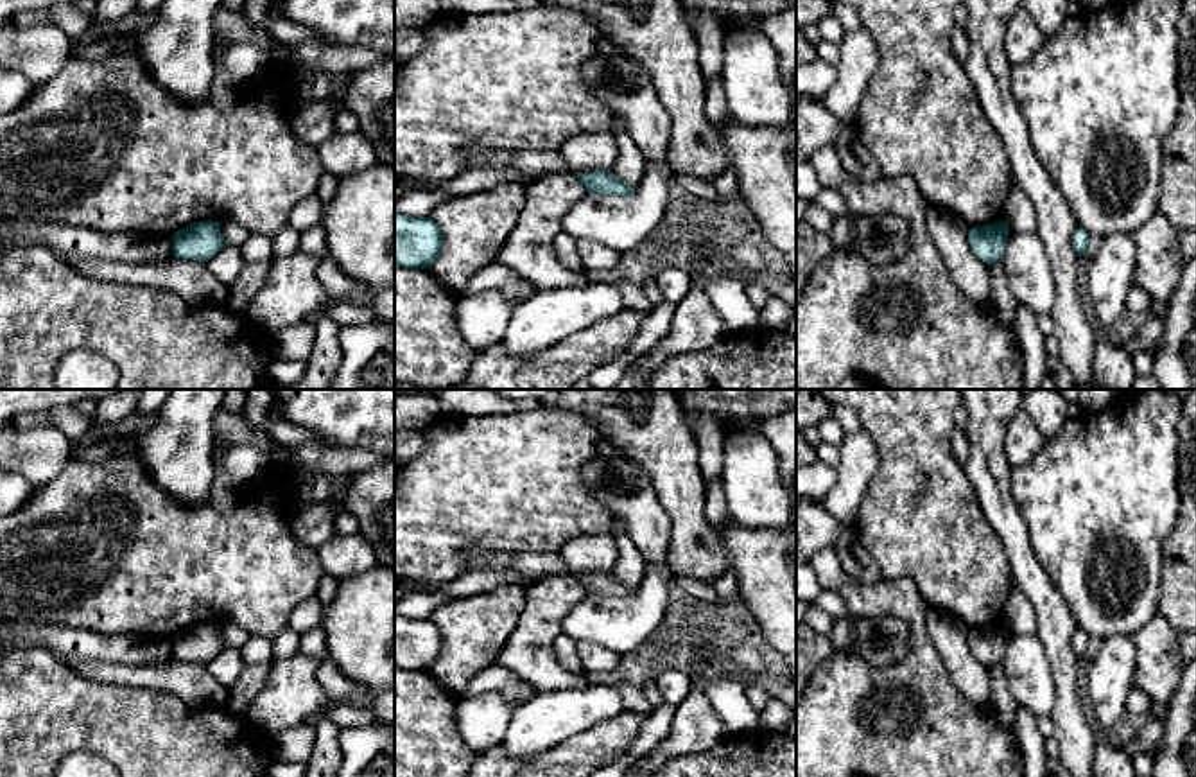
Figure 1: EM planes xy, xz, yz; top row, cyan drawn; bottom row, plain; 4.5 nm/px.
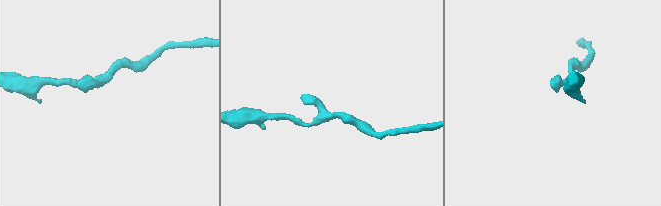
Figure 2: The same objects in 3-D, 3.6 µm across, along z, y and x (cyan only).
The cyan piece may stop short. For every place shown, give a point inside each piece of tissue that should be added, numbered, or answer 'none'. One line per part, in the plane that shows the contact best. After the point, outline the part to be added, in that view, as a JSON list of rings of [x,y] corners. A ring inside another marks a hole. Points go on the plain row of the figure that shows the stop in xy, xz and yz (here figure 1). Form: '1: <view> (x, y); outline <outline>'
none

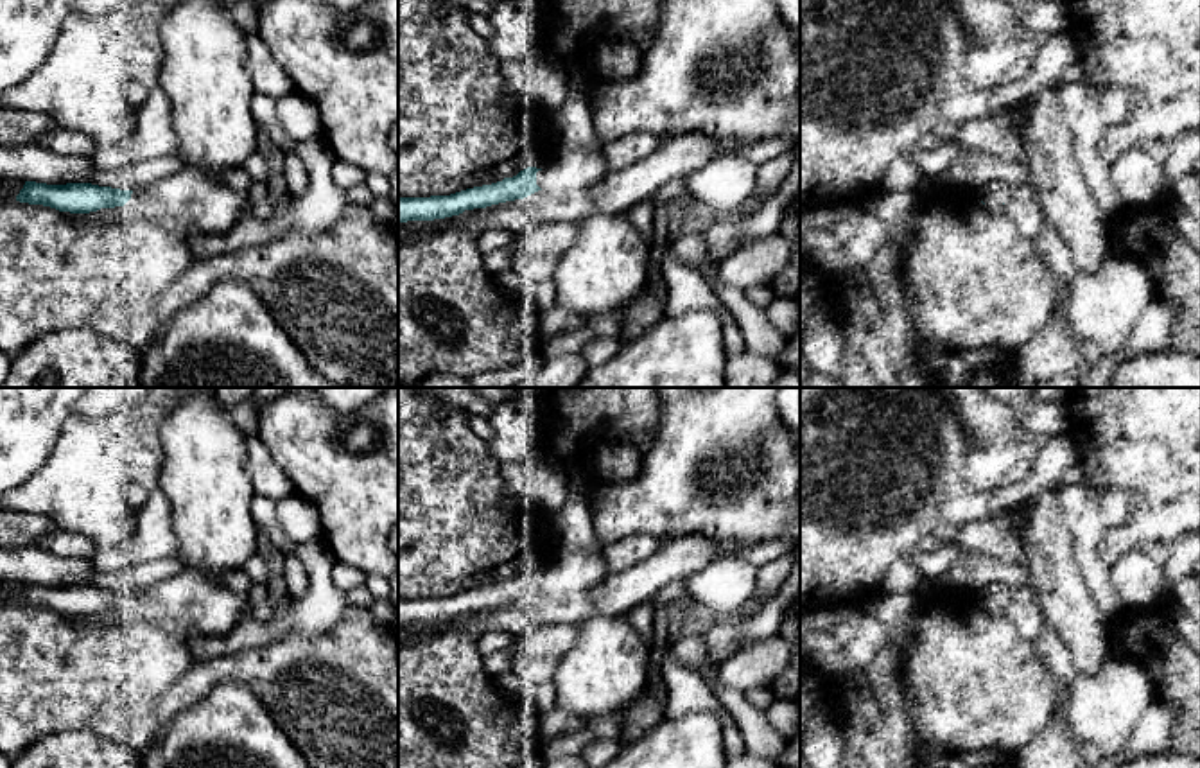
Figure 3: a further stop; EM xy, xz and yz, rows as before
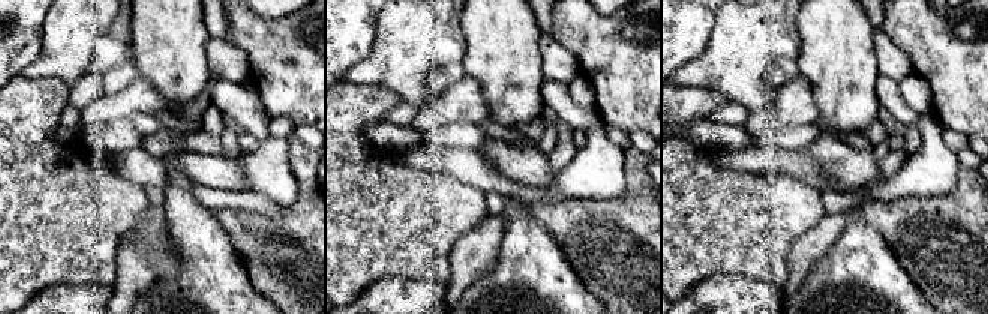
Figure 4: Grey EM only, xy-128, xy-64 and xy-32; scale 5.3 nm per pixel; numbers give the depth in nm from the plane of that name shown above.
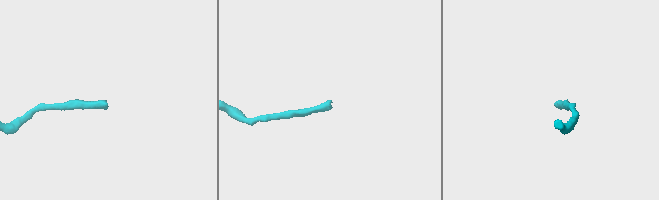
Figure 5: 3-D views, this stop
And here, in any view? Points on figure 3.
1: xz (569, 571); outline [[[556,551],[549,567],[536,574],[536,587],[551,596],[587,590],[610,574],[603,554]]]

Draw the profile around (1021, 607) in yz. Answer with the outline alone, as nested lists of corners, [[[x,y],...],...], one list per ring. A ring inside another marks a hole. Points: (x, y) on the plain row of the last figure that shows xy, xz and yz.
[[[1031,585],[1010,590],[1001,614],[1013,623],[1021,637],[1031,642],[1035,642],[1046,624]]]

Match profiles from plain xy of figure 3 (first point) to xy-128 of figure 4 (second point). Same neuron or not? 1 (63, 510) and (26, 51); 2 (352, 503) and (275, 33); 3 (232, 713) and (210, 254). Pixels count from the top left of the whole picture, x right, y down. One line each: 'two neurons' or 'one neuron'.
1: two neurons
2: one neuron
3: one neuron

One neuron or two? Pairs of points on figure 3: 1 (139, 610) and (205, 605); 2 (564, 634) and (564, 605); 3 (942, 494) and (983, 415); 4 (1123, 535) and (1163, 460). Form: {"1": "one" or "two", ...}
{"1": "one", "2": "two", "3": "two", "4": "one"}

